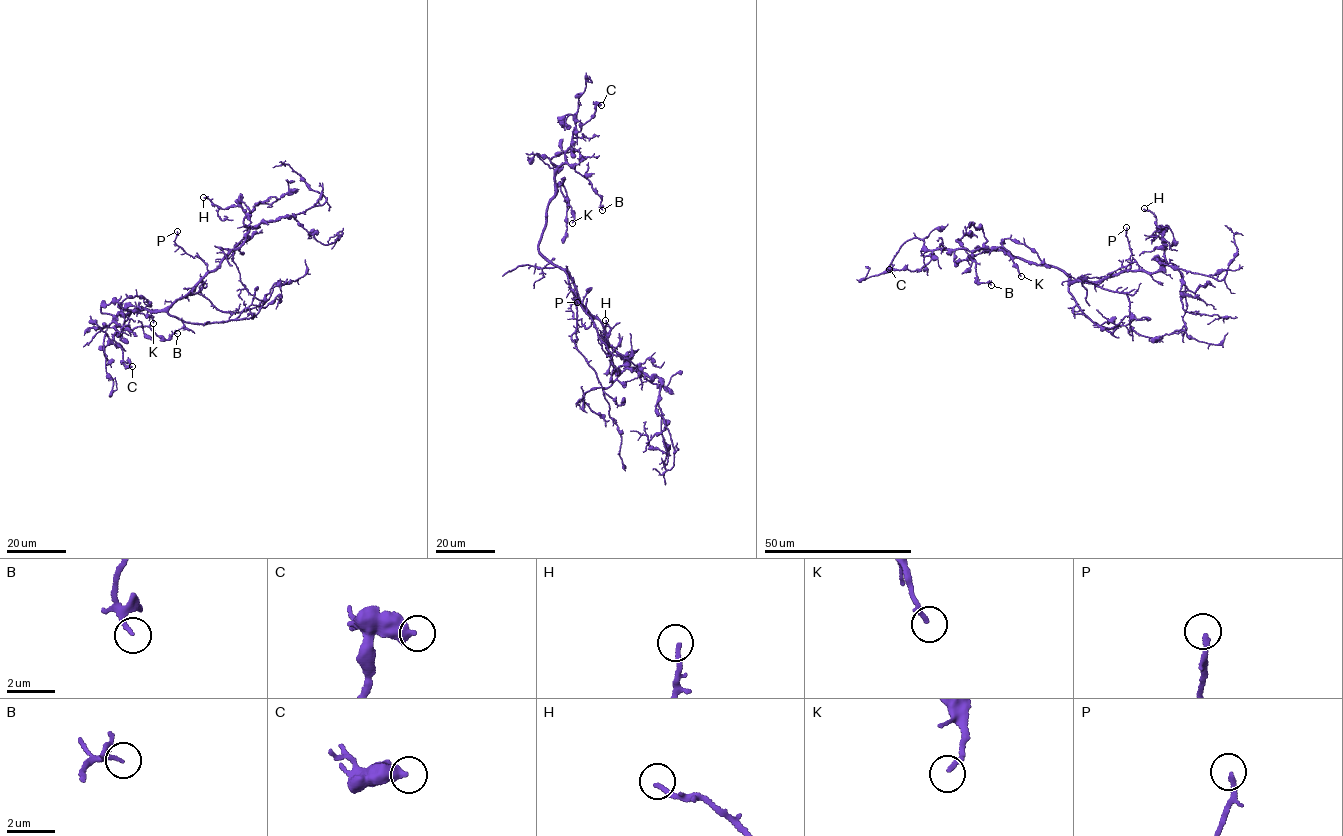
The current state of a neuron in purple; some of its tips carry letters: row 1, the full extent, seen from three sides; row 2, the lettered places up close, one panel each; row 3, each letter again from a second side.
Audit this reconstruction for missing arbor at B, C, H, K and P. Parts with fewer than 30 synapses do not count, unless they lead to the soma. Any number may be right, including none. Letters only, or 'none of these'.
none of these

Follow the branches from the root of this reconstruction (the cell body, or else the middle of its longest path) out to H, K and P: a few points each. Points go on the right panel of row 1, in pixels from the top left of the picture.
H: (1084, 281), (1100, 282), (1129, 270), (1155, 273), (1165, 263), (1161, 232), (1154, 215), (1144, 208)
K: (1084, 281), (1071, 283), (1063, 270), (1025, 261), (1003, 247), (1008, 251), (1021, 276)
P: (1084, 281), (1101, 282), (1129, 268), (1131, 262), (1127, 259), (1131, 253), (1126, 227)

